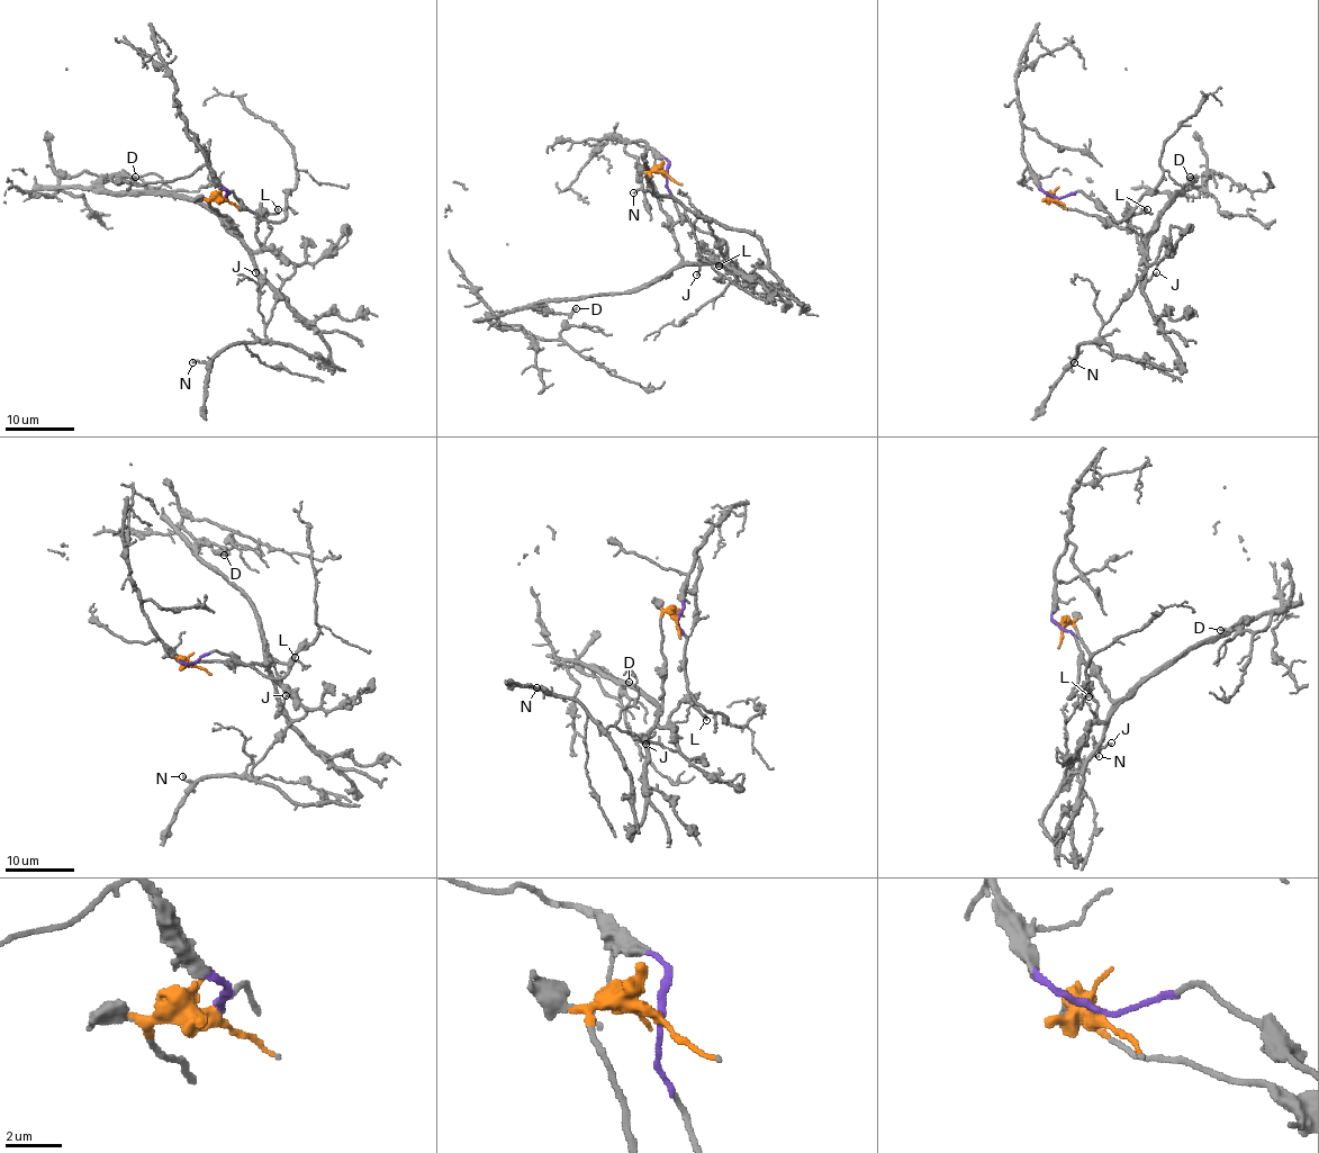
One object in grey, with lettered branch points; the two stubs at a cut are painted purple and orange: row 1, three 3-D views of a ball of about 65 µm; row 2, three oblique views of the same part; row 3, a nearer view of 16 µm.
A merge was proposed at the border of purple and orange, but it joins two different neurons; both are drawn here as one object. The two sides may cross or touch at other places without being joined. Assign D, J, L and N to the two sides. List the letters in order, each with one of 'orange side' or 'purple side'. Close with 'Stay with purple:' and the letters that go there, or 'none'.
D: orange side
J: orange side
L: orange side
N: orange side
Stay with purple: none

